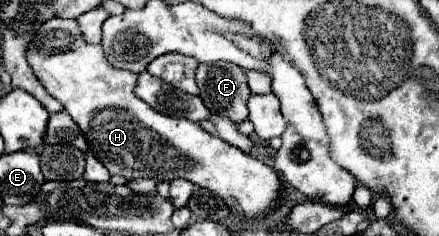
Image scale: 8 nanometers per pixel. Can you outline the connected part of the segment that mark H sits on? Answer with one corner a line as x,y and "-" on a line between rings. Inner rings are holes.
53,18
45,22
33,42
27,50
27,62
33,68
37,80
43,84
43,88
63,104
63,108
69,112
69,116
75,120
75,124
81,128
81,132
87,136
89,142
89,154
93,154
109,172
111,176
119,174
127,180
135,178
155,178
155,180
177,180
185,178
201,188
207,188
215,194
219,194
225,204
231,208
233,214
245,216
245,218
259,218
265,216
271,208
279,202
279,176
273,168
265,166
257,158
241,152
235,146
229,146
219,136
211,136
205,132
197,122
191,122
187,118
171,118
165,114
159,114
151,106
147,106
141,98
135,96
135,84
137,74
129,70
119,70
111,66
103,54
101,44
89,44
85,42
77,20
69,18

